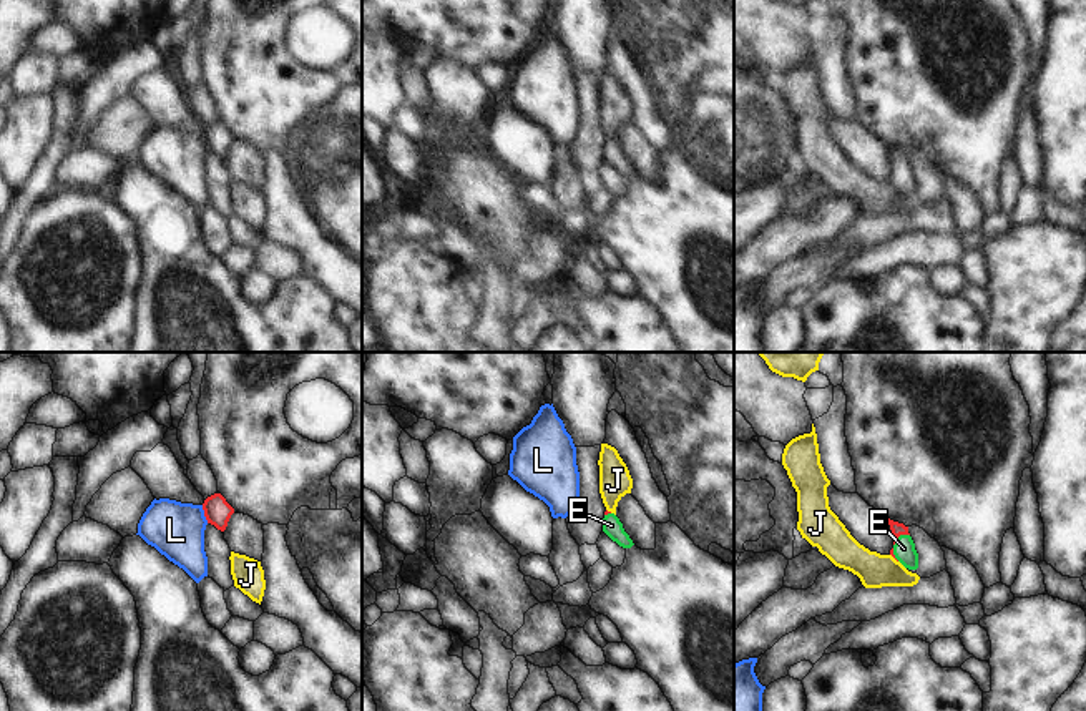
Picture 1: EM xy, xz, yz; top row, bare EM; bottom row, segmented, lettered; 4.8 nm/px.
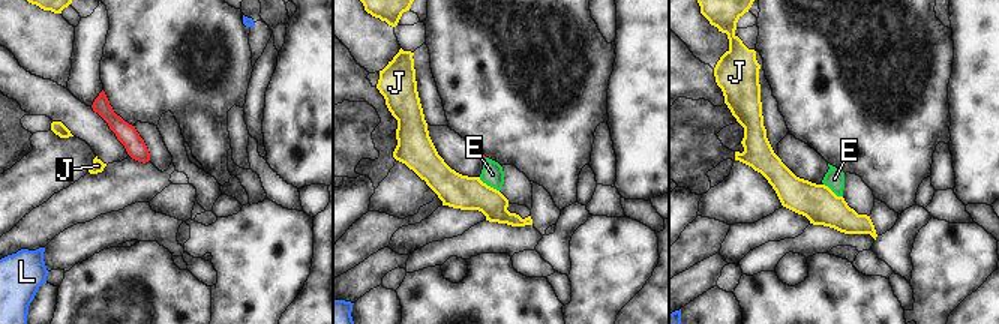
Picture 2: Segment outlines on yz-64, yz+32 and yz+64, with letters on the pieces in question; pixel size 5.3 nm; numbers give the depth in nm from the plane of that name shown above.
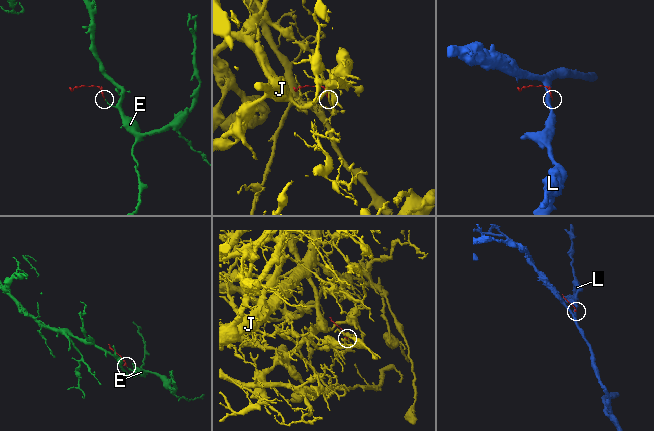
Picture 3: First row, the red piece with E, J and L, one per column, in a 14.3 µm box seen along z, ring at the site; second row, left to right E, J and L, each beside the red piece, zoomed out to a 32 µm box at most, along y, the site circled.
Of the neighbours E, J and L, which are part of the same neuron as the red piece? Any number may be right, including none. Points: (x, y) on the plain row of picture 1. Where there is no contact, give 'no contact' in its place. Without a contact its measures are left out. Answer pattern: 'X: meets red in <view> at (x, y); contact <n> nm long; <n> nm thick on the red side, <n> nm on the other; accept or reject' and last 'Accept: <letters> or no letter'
E: meets red in yz at (899, 163); contact 100 nm long; 70 nm thick on the red side, 110 nm on the other; accept
J: meets red in yz at (894, 185); contact 60 nm long; 20 nm thick on the red side, 170 nm on the other; reject
L: meets red in xy at (205, 142); contact 90 nm long; 130 nm thick on the red side, 280 nm on the other; reject
Accept: E

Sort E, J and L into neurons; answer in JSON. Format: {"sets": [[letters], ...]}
{"sets": [["E"], ["J"], ["L"]]}

